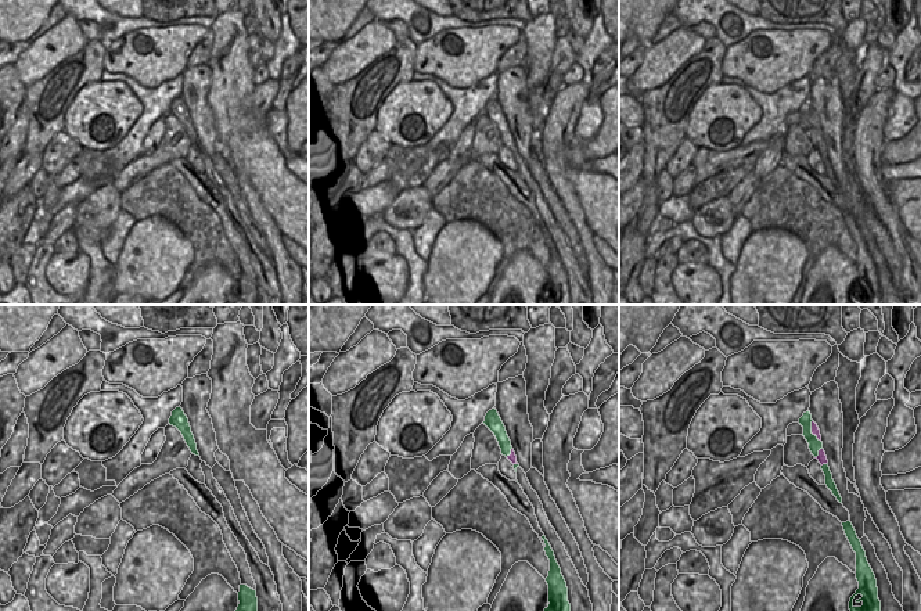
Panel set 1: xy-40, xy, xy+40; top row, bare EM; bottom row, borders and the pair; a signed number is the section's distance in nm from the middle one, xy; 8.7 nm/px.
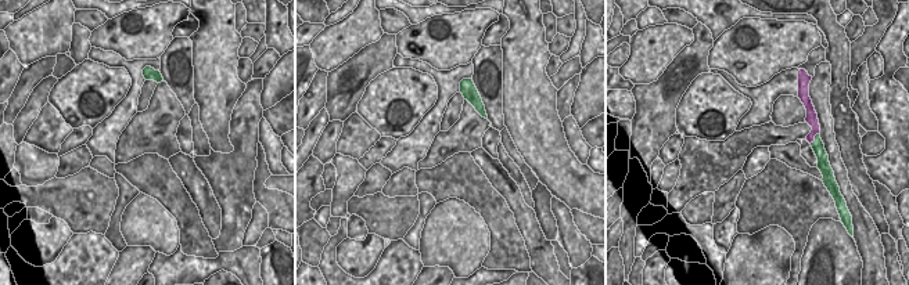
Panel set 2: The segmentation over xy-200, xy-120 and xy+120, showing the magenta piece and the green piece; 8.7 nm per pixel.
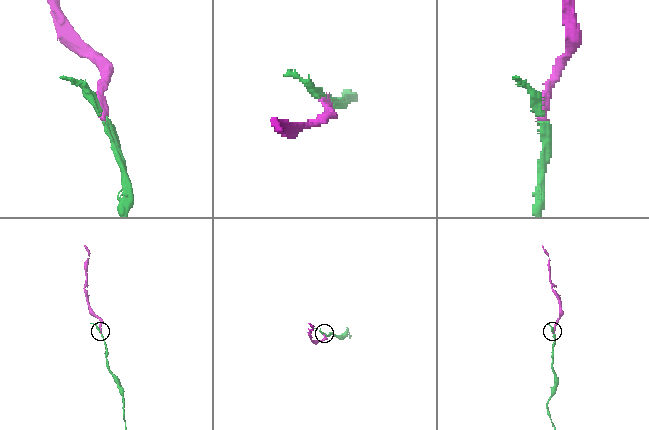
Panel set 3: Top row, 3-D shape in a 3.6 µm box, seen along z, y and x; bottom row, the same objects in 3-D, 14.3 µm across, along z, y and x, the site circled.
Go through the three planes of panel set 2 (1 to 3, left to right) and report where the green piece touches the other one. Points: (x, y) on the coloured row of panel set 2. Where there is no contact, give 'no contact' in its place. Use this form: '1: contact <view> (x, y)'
1: no contact
2: no contact
3: contact xy+120 (814, 139)

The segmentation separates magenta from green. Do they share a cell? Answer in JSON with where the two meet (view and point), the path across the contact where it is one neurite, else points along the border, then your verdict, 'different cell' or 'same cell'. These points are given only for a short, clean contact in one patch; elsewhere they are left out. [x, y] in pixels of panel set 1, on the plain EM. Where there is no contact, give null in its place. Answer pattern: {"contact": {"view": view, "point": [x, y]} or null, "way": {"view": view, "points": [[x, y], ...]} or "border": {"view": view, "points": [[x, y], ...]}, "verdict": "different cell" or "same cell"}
{"contact": {"view": "xy+40", "point": [819, 143]}, "verdict": "different cell"}

